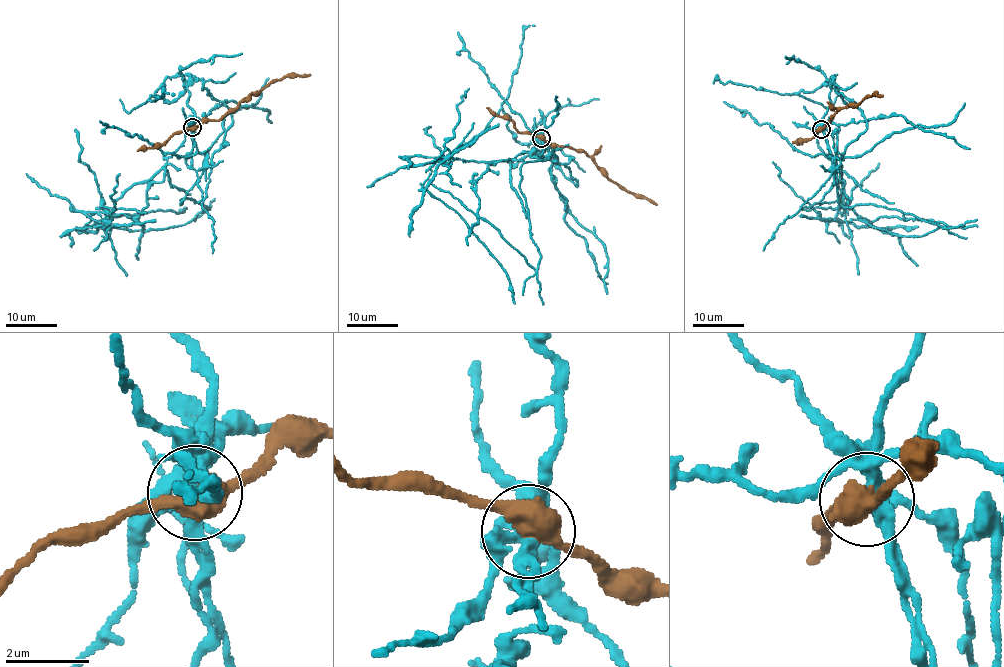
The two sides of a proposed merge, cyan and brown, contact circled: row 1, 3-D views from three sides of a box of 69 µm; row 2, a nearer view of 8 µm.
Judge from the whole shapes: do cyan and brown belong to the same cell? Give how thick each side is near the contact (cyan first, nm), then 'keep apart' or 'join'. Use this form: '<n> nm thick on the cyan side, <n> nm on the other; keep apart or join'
320 nm thick on the cyan side, 550 nm on the other; keep apart

